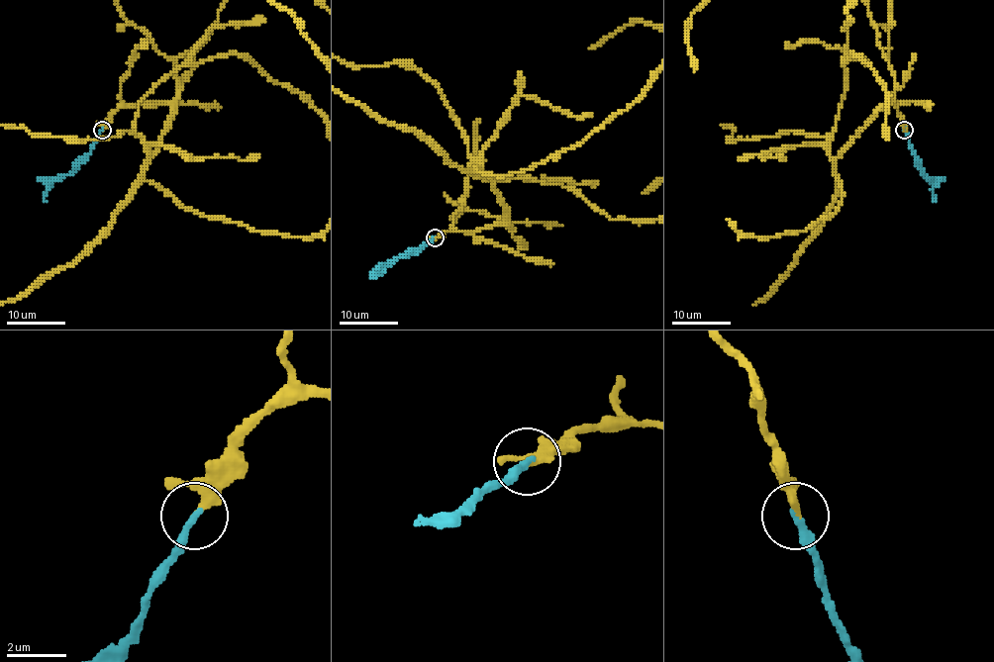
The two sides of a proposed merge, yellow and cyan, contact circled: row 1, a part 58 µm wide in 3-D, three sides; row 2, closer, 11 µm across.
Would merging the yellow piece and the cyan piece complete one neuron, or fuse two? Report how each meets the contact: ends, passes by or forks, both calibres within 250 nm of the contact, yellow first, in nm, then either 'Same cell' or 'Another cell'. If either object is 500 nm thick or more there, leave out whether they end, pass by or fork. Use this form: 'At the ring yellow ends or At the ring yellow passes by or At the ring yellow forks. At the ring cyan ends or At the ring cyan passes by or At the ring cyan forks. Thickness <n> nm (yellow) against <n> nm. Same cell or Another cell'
At the ring yellow passes by. At the ring cyan ends. Thickness 220 nm (yellow) against 260 nm. Same cell

